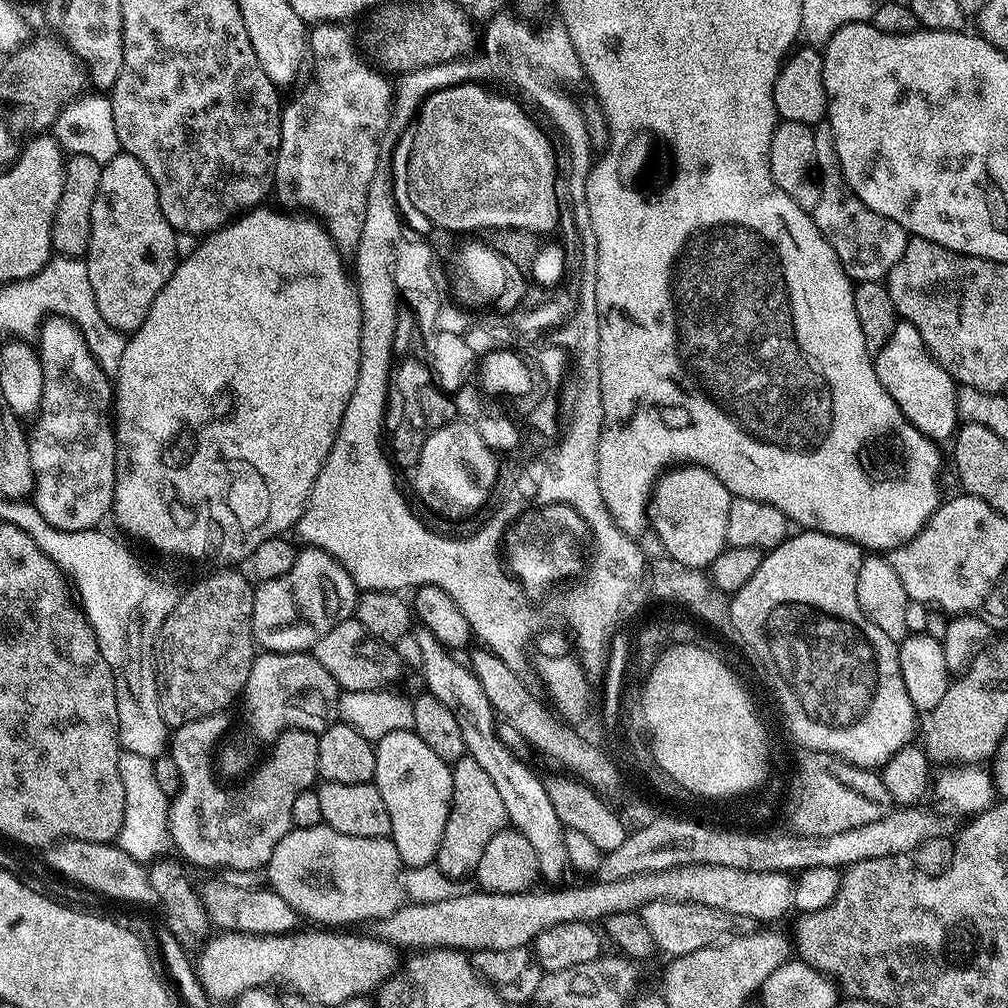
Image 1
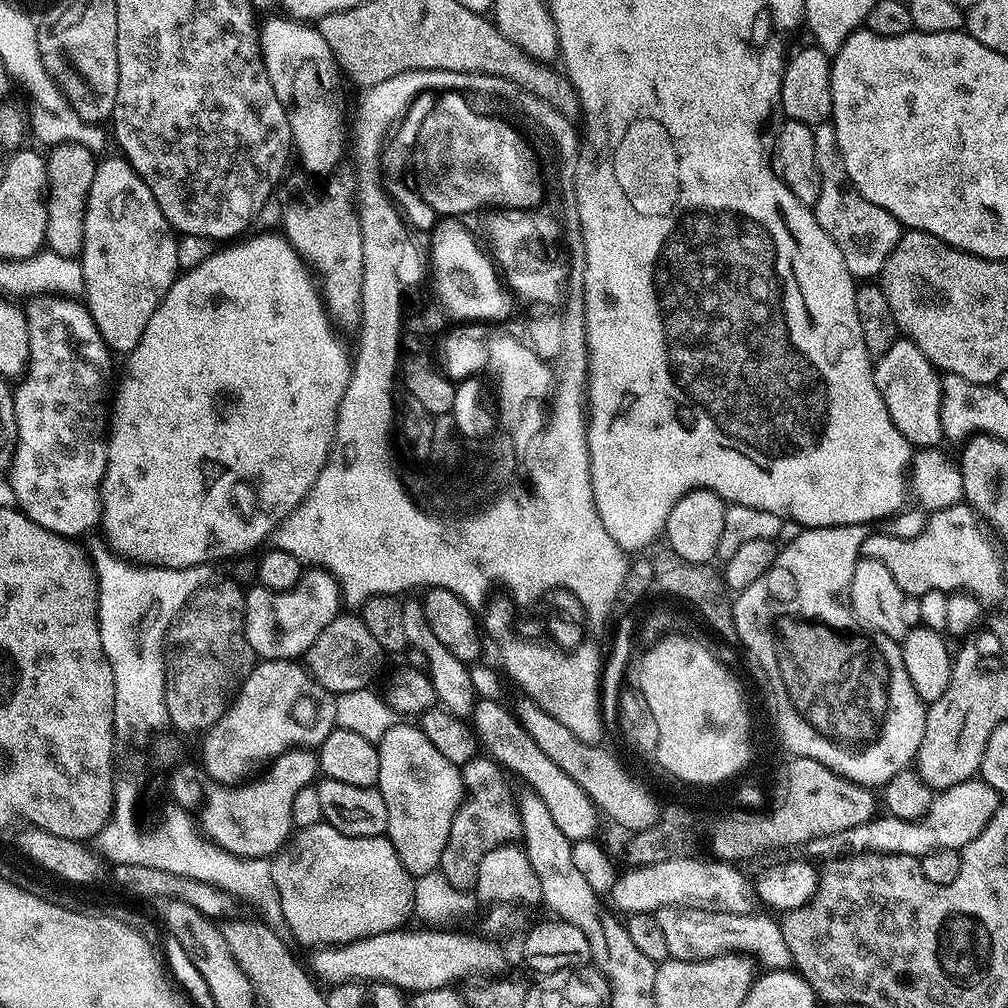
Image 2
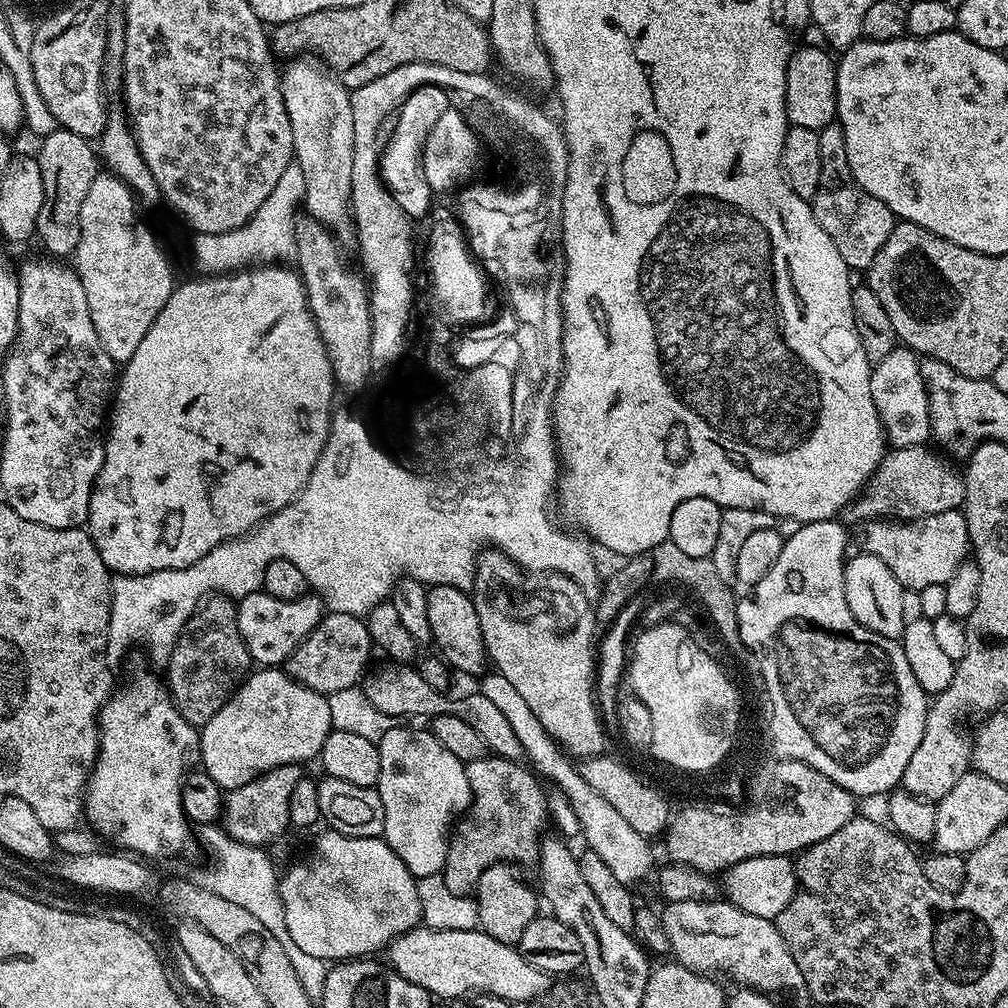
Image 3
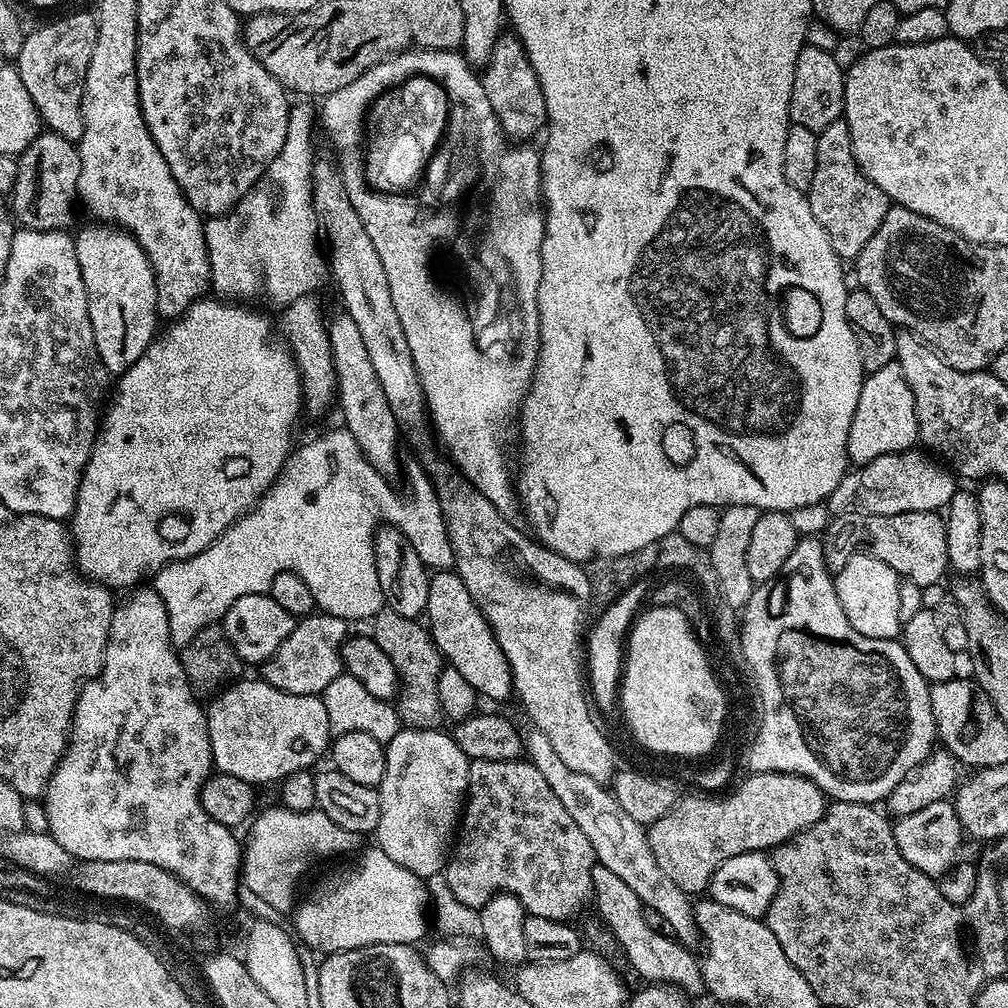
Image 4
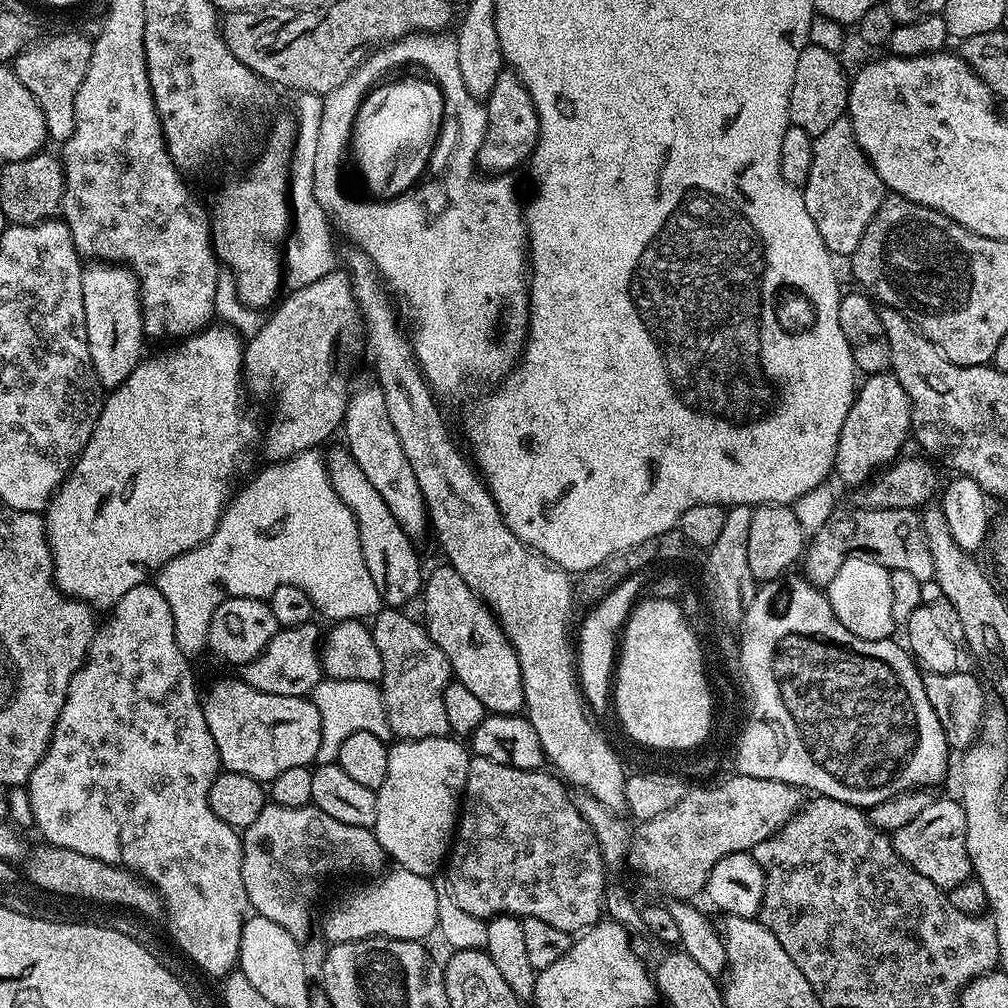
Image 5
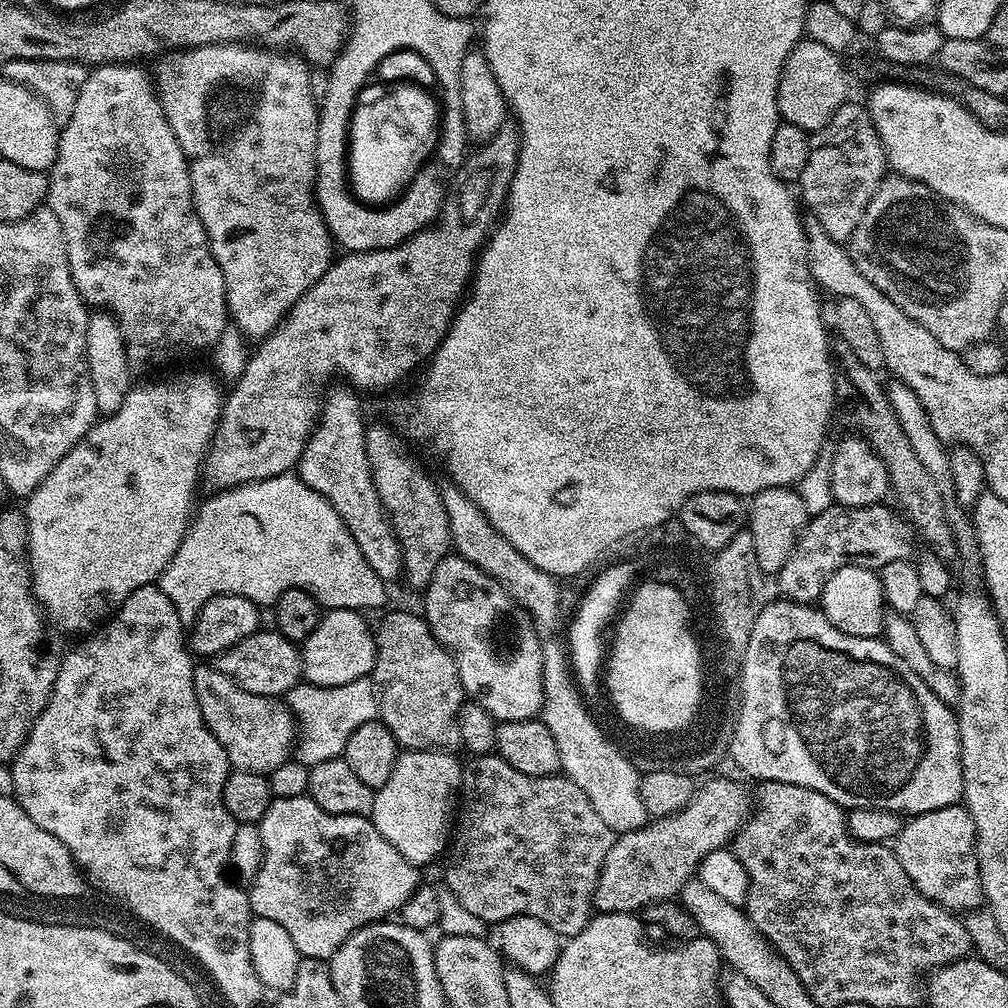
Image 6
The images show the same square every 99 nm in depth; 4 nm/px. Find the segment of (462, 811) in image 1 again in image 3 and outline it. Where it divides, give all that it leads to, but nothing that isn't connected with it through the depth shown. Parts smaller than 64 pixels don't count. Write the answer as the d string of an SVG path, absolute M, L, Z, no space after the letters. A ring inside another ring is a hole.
M495 754L467 761L472 802L451 833L442 873L446 886L454 894L469 895L478 878L494 864L511 862L516 866L532 866L537 863L544 823L550 820L548 796L540 789L541 781L533 771L522 766Z

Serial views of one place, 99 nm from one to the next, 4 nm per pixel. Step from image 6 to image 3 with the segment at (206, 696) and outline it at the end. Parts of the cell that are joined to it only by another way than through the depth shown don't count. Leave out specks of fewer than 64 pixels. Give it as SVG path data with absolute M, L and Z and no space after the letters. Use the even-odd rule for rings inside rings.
M264 666L253 671L235 694L225 702L222 710L210 718L200 729L200 760L203 771L218 782L222 790L246 786L251 780L287 764L303 765L303 760L315 761L319 757L326 738L334 731L330 722L328 697L321 692L299 684L280 666Z

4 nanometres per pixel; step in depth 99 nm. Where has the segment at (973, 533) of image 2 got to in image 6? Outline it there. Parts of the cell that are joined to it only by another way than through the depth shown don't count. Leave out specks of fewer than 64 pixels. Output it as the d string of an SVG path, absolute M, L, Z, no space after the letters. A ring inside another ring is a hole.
M881 502L861 508L844 508L833 503L831 508L822 510L822 514L811 517L800 532L786 566L778 573L779 595L796 604L815 605L826 582L839 568L853 564L878 570L886 566L886 562L909 559L913 555L913 533L905 517L899 511L891 512L886 505Z

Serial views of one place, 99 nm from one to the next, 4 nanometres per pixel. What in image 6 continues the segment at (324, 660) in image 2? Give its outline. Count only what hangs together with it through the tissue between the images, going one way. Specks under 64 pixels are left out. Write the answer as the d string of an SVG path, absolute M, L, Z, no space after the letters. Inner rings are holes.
M257 630L250 638L230 646L230 650L222 650L214 657L214 667L250 694L284 698L294 685L301 683L301 649L297 641L288 640L281 632L264 631Z

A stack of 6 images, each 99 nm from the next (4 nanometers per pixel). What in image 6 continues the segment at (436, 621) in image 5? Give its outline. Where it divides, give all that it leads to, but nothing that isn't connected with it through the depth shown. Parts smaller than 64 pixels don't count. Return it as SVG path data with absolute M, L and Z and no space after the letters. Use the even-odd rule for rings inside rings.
M449 554L442 558L442 562L438 562L438 570L434 570L434 578L430 578L422 596L422 615L428 621L436 641L454 658L465 693L498 722L537 719L544 710L546 652L540 649L540 640L531 628L533 625L513 600L512 593L478 566L466 562L460 556Z

